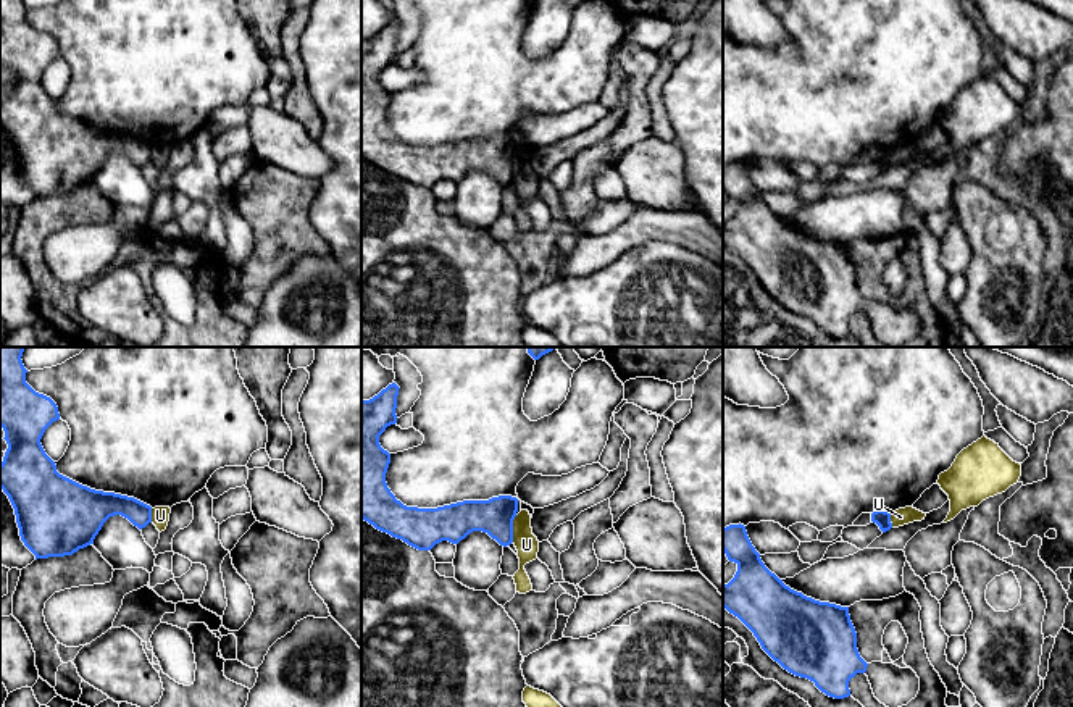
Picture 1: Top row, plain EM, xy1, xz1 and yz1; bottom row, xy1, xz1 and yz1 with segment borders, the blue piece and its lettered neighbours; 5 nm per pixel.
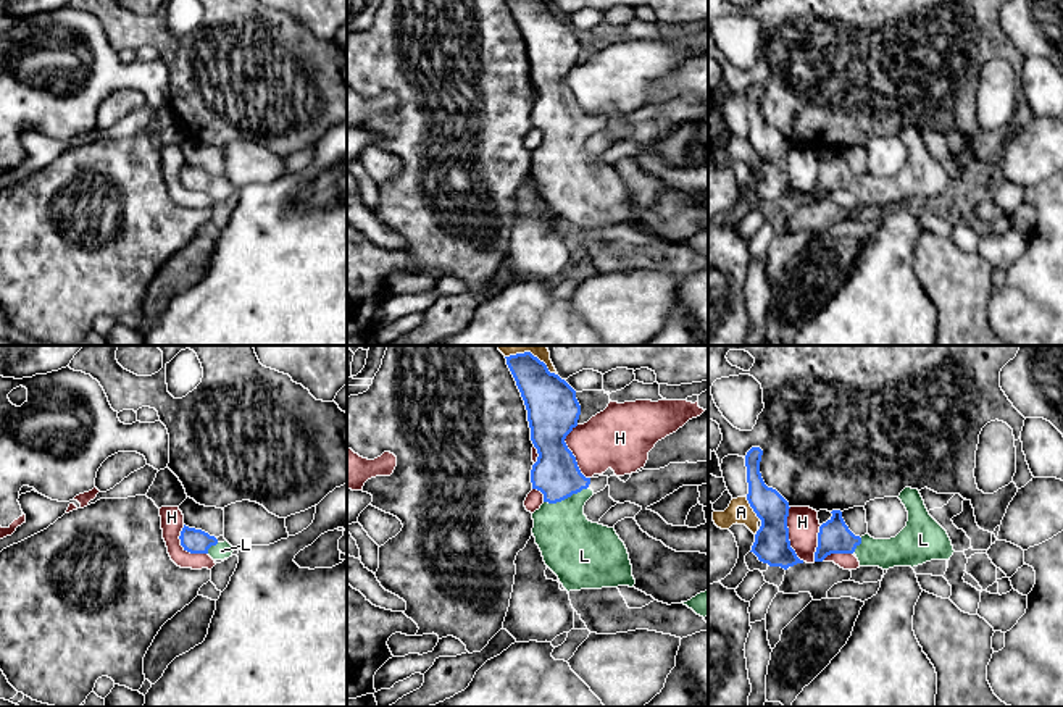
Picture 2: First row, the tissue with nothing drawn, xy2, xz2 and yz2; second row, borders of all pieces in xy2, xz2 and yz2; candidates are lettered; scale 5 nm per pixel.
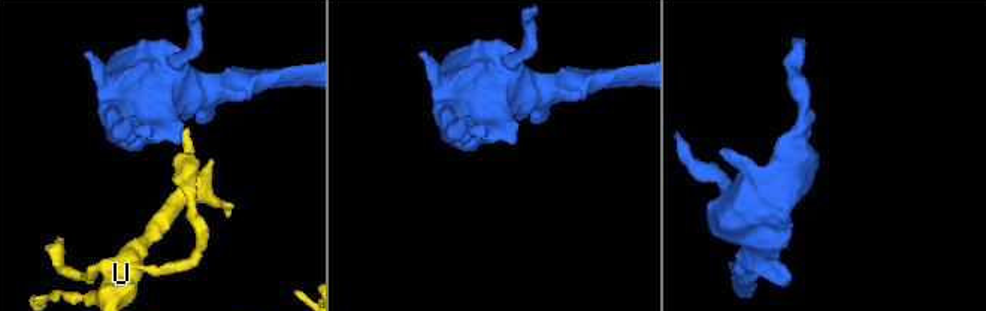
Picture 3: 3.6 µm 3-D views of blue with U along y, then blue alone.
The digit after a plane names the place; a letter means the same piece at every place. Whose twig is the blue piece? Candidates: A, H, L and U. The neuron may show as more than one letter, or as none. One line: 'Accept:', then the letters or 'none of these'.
Accept: L

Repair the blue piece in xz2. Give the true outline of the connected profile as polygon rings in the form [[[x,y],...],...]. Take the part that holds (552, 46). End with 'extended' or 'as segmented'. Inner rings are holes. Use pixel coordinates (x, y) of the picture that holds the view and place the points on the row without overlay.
[[[506,0],[527,48],[531,79],[537,100],[531,108],[532,128],[544,132],[544,142],[532,152],[532,173],[545,203],[569,229],[629,224],[634,226],[632,203],[624,181],[615,166],[592,161],[584,153],[586,140],[594,134],[565,77],[577,65],[581,44],[576,29],[544,0]]]; extended

